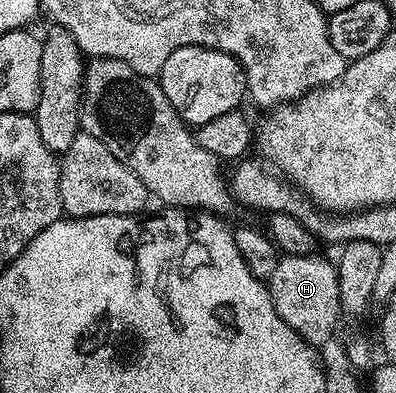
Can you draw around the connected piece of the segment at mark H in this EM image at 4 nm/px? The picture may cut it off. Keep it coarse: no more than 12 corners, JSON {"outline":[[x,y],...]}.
{"outline":[[282,255],[268,280],[284,325],[315,349],[338,327],[338,268]]}

